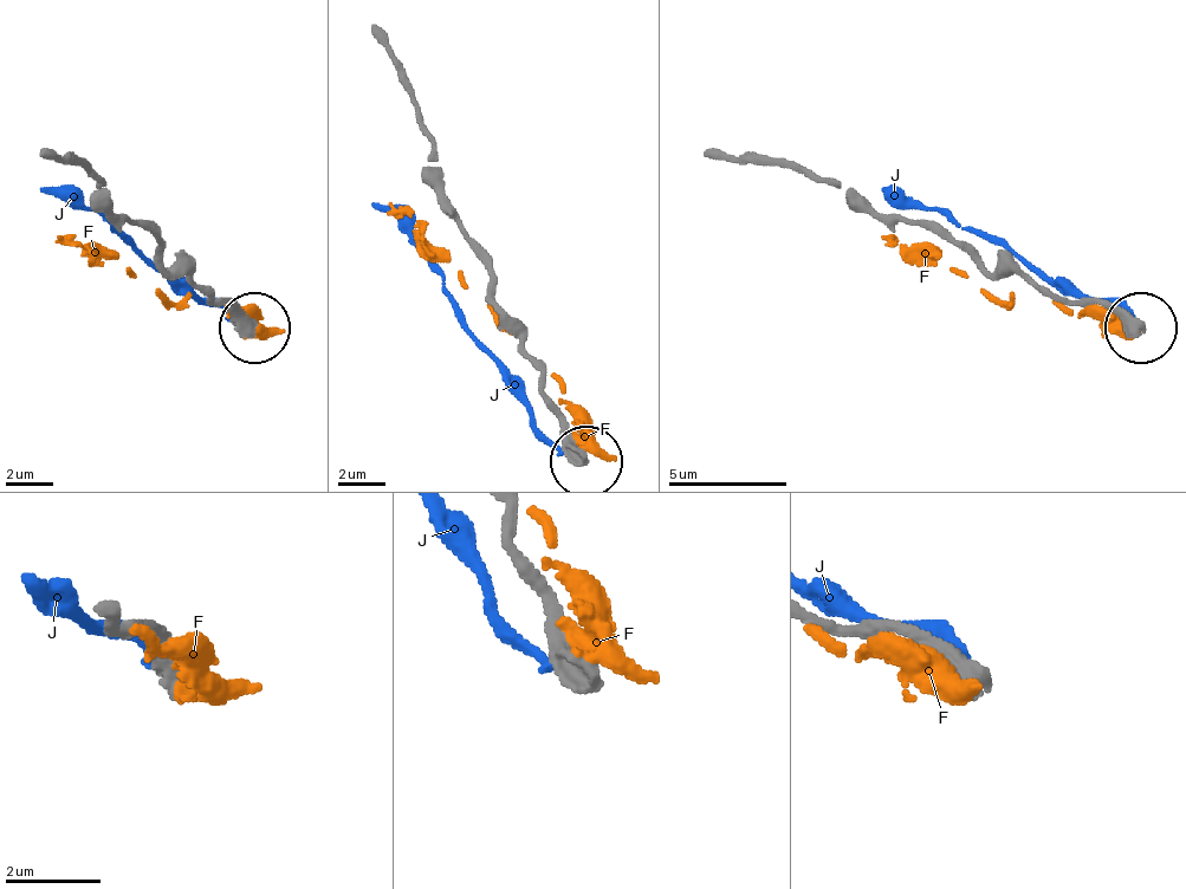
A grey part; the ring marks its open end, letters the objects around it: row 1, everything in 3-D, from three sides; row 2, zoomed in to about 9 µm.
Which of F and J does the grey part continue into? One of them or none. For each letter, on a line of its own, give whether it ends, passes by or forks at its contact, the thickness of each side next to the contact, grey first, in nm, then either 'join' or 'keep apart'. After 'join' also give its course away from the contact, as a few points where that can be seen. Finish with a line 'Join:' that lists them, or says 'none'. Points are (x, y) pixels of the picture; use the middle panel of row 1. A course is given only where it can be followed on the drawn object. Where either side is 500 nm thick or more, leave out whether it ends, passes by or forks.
F: 650/320 nm | keep apart
J: 600/200 nm | keep apart
Join: none

